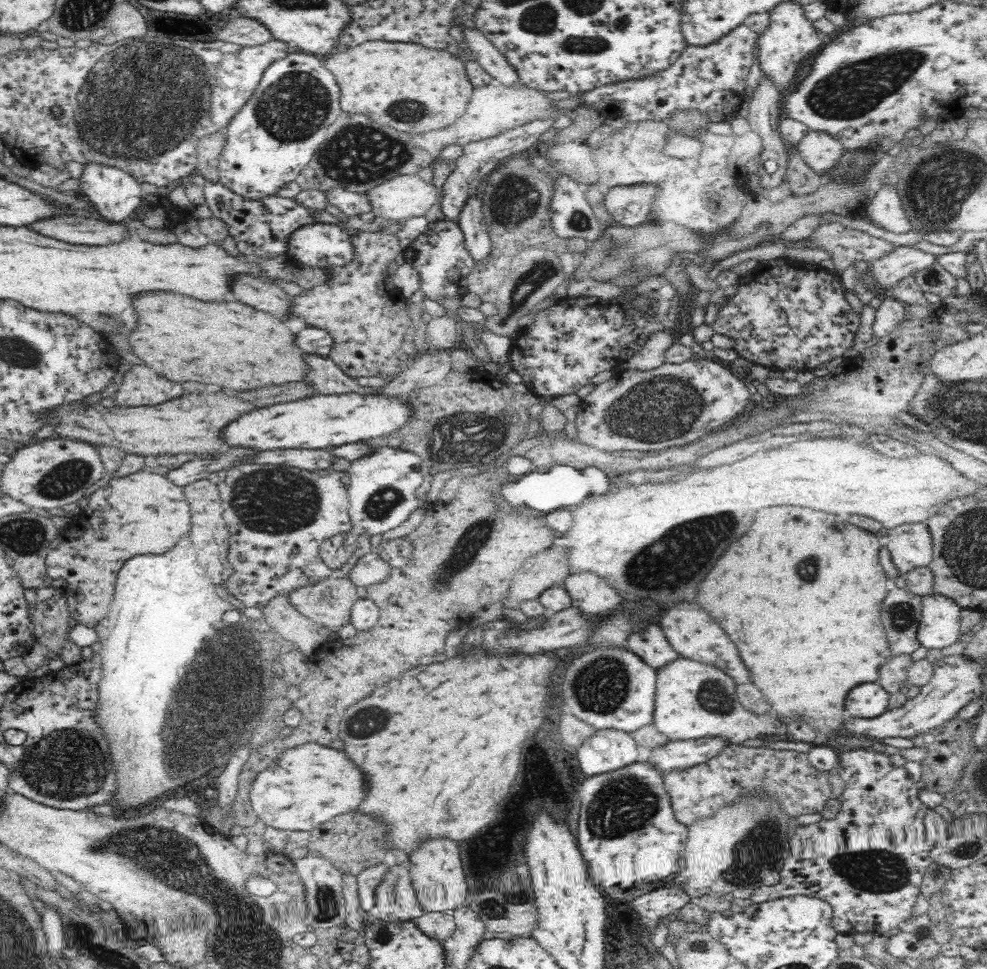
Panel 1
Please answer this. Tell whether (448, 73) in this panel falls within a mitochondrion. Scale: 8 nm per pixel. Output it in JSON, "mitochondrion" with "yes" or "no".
{"mitochondrion":"no"}

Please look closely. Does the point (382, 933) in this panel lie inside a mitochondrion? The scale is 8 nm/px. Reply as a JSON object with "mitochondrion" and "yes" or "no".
{"mitochondrion":"yes"}

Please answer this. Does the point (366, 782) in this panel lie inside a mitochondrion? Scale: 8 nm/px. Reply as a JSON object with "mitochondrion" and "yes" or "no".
{"mitochondrion":"no"}

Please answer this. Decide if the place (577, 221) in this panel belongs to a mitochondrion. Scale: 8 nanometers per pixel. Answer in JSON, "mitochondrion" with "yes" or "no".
{"mitochondrion":"yes"}

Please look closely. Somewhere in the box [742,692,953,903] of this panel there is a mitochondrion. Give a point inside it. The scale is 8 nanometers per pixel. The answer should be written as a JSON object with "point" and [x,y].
{"point":[877,871]}

